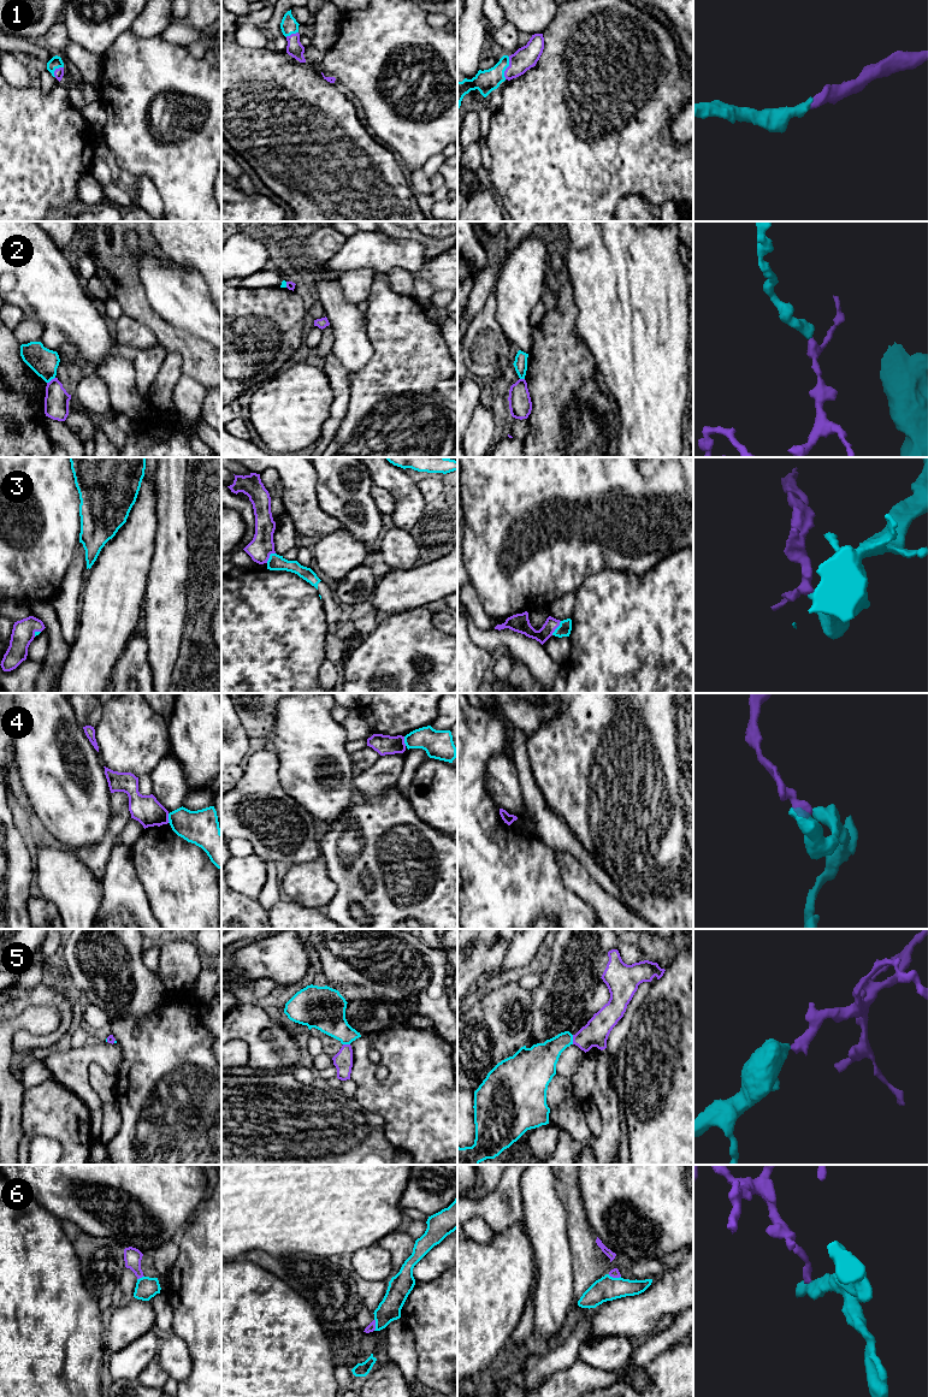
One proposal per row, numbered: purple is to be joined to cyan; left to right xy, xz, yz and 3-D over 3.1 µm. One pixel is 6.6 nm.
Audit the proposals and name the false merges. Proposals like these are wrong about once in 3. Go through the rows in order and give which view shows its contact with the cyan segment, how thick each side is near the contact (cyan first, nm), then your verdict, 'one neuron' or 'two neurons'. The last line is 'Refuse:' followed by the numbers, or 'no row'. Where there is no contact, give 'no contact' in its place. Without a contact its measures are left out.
1: meets cyan in yz; 150 nm thick on the cyan side, 150 nm on the other; one neuron
2: meets cyan in xy; 180 nm thick on the cyan side, 160 nm on the other; two neurons
3: meets cyan in yz; 90 nm thick on the cyan side, 120 nm on the other; one neuron
4: meets cyan in xy; 240 nm thick on the cyan side, 190 nm on the other; two neurons
5: meets cyan in yz; 220 nm thick on the cyan side, 180 nm on the other; one neuron
6: meets cyan in xz; 160 nm thick on the cyan side, 60 nm on the other; two neurons
Refuse: 2, 4, 6

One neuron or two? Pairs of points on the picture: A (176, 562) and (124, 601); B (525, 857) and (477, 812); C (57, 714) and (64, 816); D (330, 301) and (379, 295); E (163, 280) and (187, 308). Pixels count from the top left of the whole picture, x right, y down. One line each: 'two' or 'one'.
A: two
B: one
C: one
D: two
E: one

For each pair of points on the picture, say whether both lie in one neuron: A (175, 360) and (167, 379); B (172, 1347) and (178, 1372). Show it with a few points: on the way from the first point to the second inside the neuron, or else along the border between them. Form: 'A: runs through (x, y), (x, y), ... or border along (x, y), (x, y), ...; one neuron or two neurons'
A: runs through (172, 365), (169, 374); one neuron
B: runs through (172, 1353), (172, 1359), (178, 1366); one neuron

